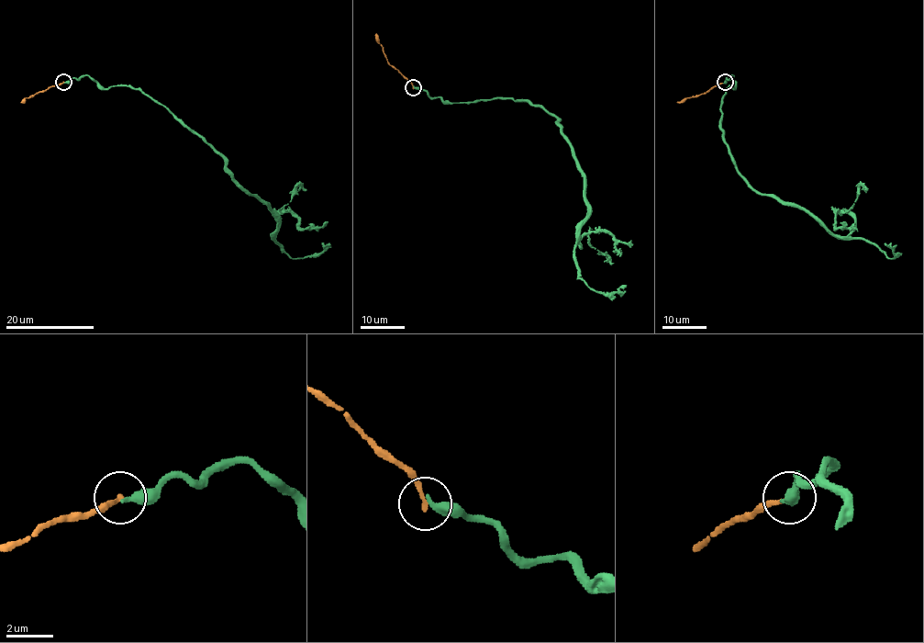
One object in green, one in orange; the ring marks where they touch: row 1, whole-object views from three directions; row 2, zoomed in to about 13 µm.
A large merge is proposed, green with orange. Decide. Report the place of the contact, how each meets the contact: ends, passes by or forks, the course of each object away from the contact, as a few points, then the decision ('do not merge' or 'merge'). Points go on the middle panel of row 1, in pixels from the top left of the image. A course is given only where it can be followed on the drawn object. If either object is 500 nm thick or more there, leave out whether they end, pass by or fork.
at (413, 87); green ends there; orange ends there; green runs (413, 86), (450, 103), (530, 100), (551, 113), (583, 177), (577, 275), (605, 293), (627, 286); orange runs (413, 87), (388, 62), (376, 33); do not merge

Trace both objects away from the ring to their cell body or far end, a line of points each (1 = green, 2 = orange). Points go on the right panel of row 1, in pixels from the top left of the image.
1: (724, 83), (732, 75), (719, 127), (752, 188), (894, 258), (885, 244)
2: (725, 82), (705, 93), (676, 102)

